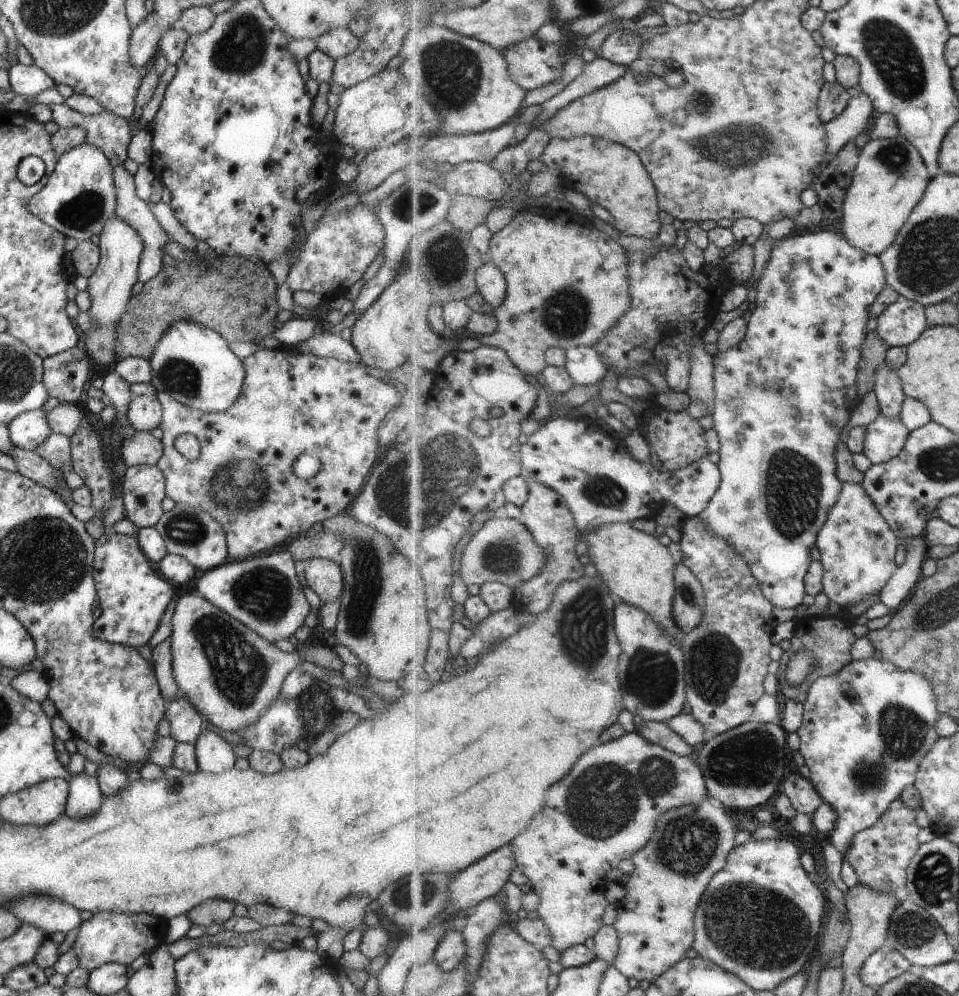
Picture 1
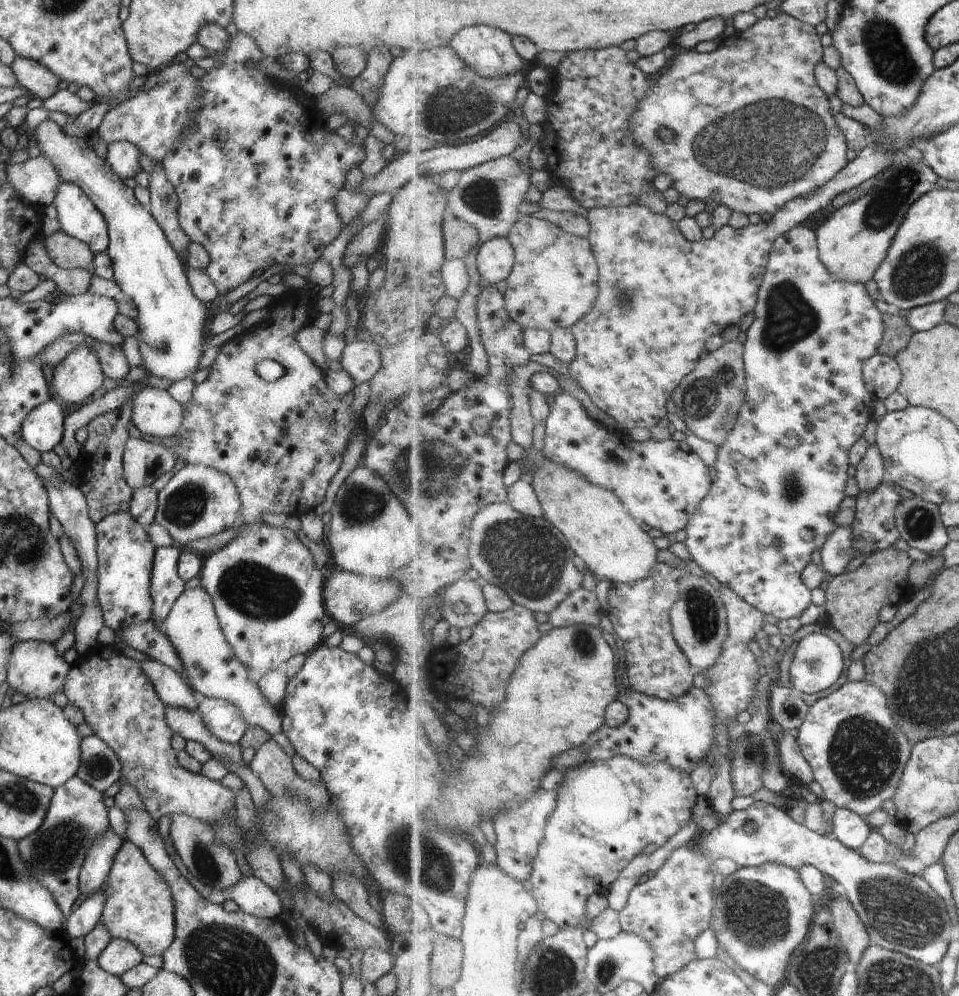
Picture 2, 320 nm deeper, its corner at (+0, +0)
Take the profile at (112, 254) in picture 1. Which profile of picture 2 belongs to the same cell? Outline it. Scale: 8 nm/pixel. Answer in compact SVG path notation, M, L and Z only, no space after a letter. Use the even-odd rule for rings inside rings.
M84 343L74 348L71 352L68 352L63 360L60 360L52 368L52 376L50 381L50 387L52 390L52 396L61 400L61 404L84 404L87 400L91 399L91 394L101 387L104 374L102 373L100 364L97 357L88 348L88 345Z

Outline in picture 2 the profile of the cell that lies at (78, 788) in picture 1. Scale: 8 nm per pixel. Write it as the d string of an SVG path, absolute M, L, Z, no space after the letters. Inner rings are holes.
M110 827L102 835L94 839L93 846L88 850L78 872L80 897L88 897L103 888L112 860L122 842L123 838L113 832Z

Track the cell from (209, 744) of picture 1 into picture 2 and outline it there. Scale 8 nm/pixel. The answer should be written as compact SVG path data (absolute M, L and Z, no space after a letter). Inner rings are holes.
M199 697L196 709L206 729L228 743L237 743L247 728L240 710L225 699Z

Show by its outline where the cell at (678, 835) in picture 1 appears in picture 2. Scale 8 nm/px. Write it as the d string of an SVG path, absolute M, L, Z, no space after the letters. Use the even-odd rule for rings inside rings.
M696 842L679 847L656 875L639 883L630 894L627 906L620 913L625 931L643 935L656 952L654 965L660 980L685 968L697 959L695 938L712 928L714 920L714 880L712 860L696 848Z

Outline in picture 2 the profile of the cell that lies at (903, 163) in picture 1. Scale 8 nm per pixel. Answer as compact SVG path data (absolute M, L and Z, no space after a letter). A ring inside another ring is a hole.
M899 155L894 163L881 174L879 182L867 196L836 209L815 230L820 259L838 281L852 283L871 282L877 269L888 257L888 250L905 220L909 209L917 200L934 191L939 175L923 159L909 161Z

